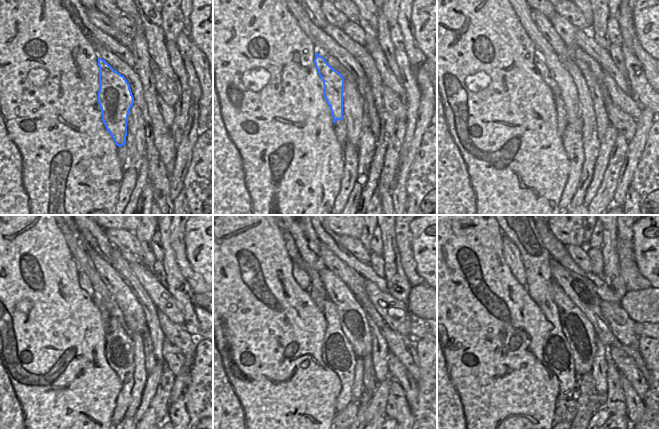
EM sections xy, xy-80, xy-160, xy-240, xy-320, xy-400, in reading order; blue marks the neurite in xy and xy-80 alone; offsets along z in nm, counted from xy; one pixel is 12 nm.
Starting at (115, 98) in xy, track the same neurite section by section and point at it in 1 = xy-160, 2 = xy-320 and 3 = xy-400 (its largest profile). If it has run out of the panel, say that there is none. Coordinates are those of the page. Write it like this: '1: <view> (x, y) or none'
1: xy-160 (538, 58)
2: xy-320 (302, 278)
3: xy-400 (511, 253)

